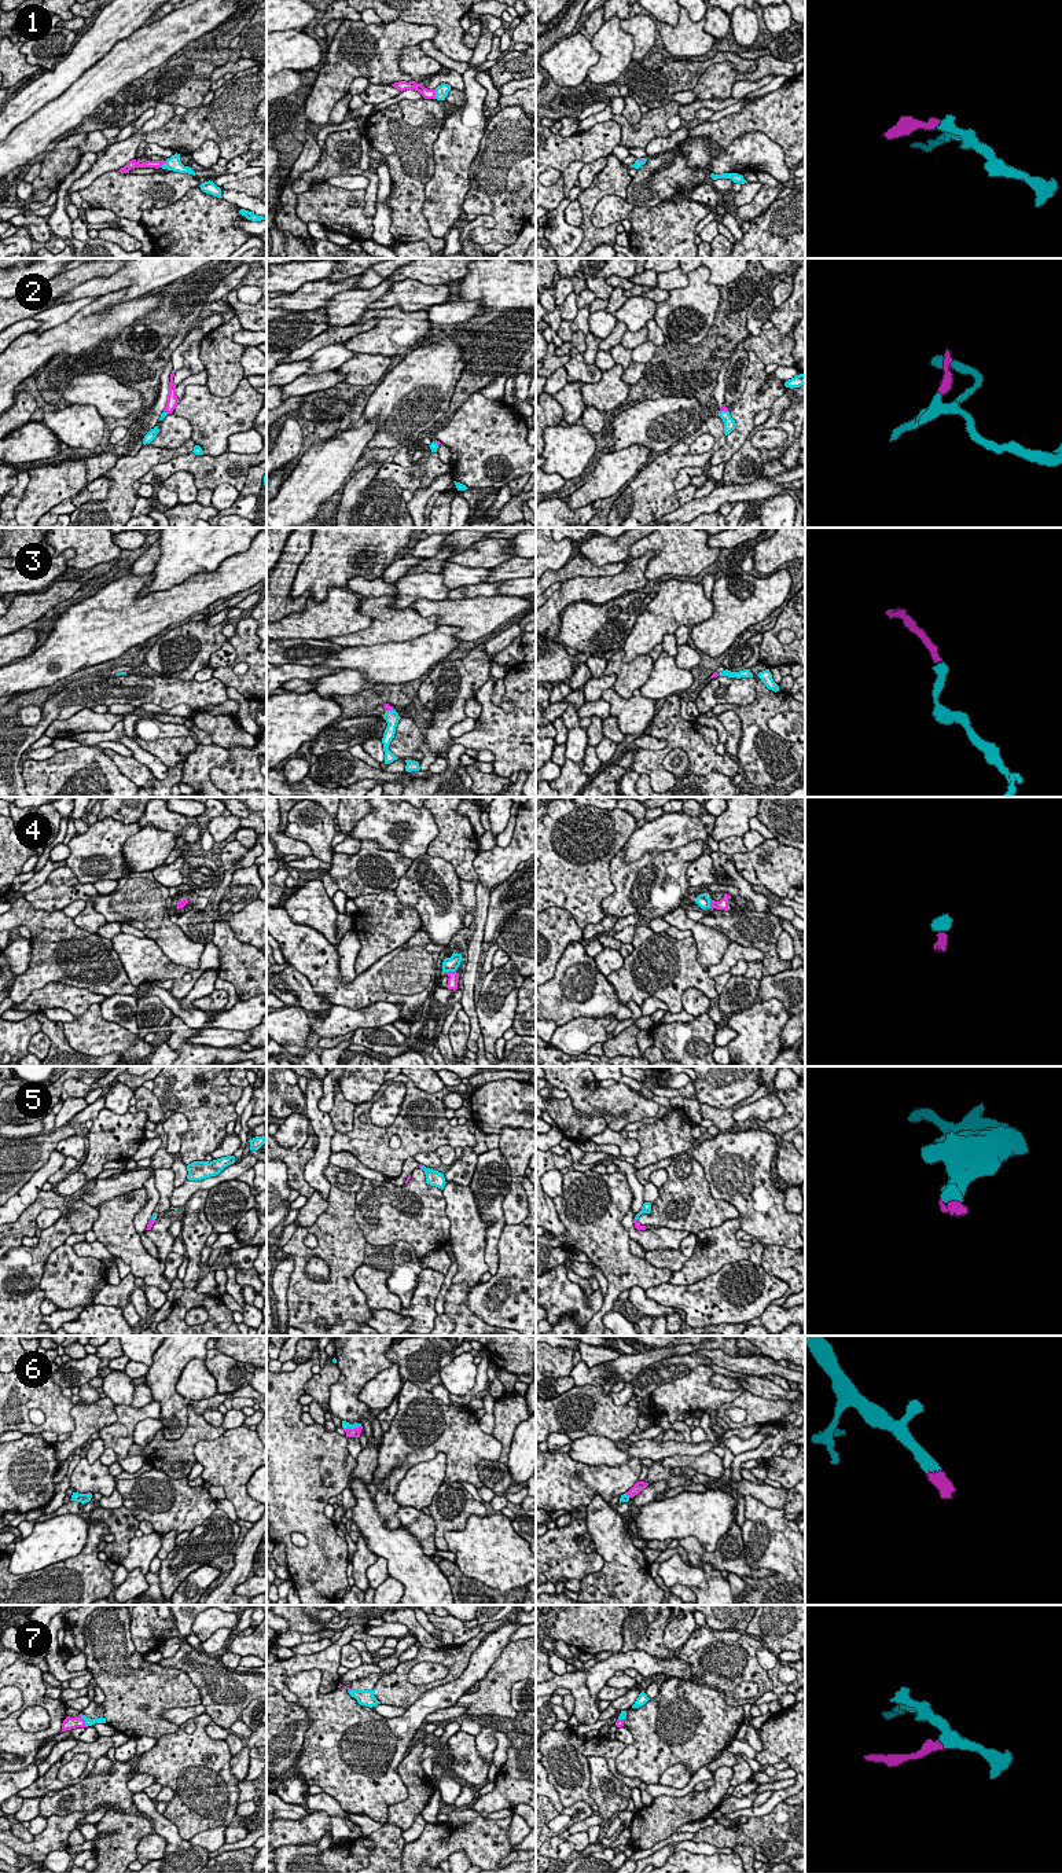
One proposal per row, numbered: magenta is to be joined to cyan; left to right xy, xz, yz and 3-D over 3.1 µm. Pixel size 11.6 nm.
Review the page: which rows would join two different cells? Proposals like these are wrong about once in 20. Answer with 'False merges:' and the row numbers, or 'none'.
False merges: none

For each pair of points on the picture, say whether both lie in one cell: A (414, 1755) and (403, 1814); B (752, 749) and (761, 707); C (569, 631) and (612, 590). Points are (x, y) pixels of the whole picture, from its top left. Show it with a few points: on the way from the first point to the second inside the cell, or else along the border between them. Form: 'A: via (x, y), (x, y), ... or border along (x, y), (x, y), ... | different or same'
A: via (414, 1770), (414, 1799) | same
B: via (754, 738), (754, 718) | same
C: border along (627, 592), (603, 603), (576, 601), (565, 609) | different

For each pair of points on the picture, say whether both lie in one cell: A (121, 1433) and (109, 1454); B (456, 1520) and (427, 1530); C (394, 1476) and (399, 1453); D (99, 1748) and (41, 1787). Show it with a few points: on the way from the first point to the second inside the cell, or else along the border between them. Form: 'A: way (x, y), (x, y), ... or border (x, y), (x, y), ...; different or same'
A: border (105, 1447), (110, 1447), (118, 1460); different
B: border (430, 1515), (434, 1523), (434, 1545), (438, 1549); different
C: border (411, 1465), (397, 1465), (378, 1484), (377, 1493); different
D: way (84, 1748), (76, 1750), (52, 1771); same

